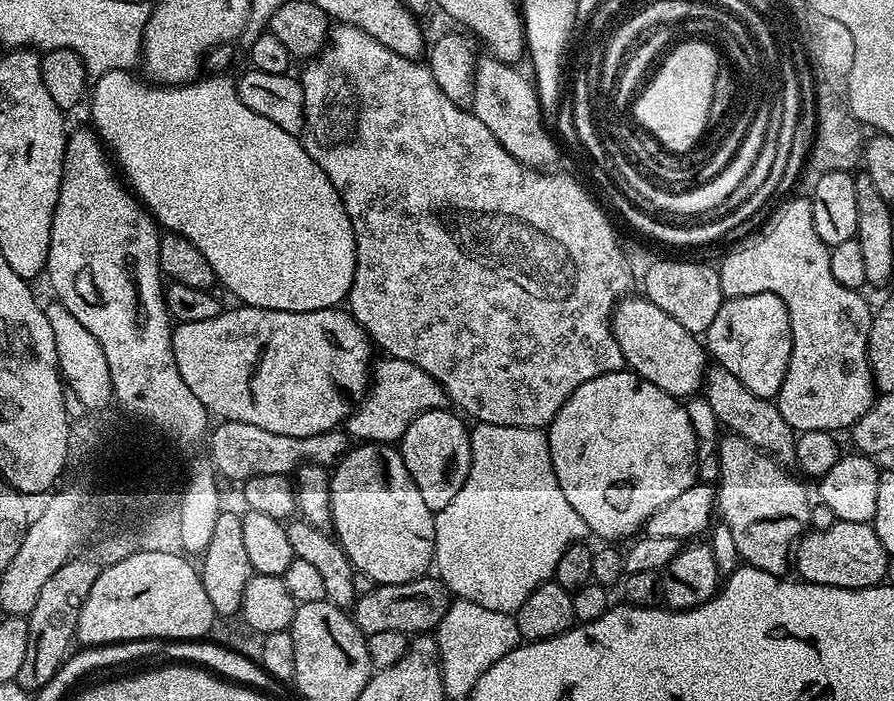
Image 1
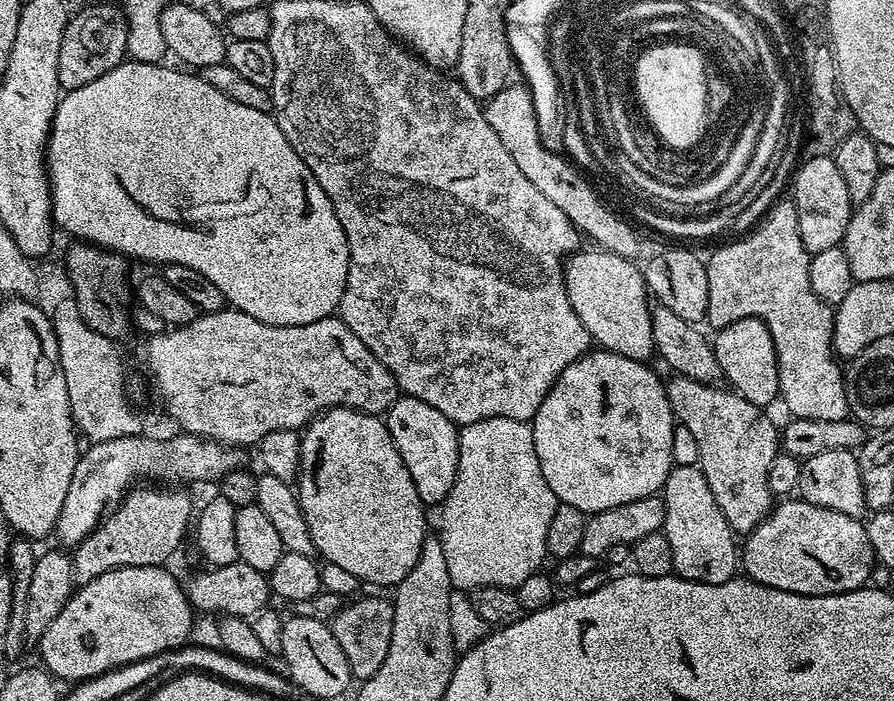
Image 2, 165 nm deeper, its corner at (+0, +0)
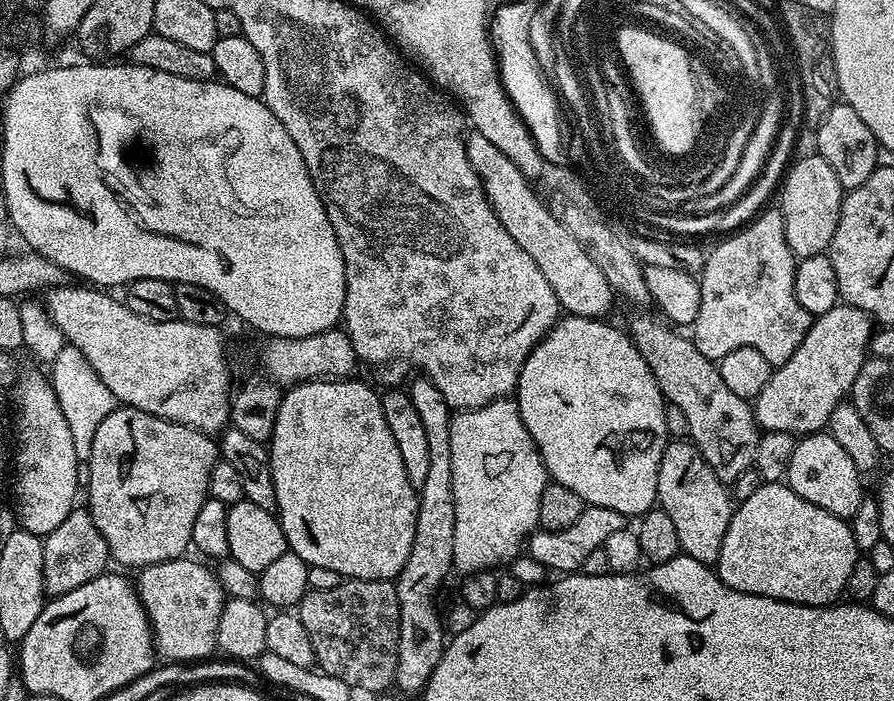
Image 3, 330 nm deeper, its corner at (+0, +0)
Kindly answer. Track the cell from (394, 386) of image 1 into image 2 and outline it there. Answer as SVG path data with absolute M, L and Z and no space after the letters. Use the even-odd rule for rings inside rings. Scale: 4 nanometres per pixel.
M225 306L220 312L206 312L197 315L194 322L183 324L181 328L161 330L147 337L148 345L144 348L144 364L152 375L152 384L164 403L164 408L176 419L177 429L183 430L189 436L202 436L206 440L216 440L219 444L230 444L233 446L245 446L244 444L259 445L261 438L271 432L294 432L303 430L316 419L317 416L328 411L329 408L353 408L359 412L365 412L371 416L380 416L387 413L388 408L395 402L397 396L401 395L400 387L396 379L366 350L366 342L346 326L339 315L333 314L322 318L318 322L310 322L306 326L270 326L258 322L258 318L250 318L250 314L240 312L237 308Z

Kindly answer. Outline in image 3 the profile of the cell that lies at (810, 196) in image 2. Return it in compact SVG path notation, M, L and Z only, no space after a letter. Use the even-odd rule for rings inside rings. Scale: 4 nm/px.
M809 154L798 160L783 177L778 192L778 207L786 226L786 242L797 261L801 261L811 256L825 255L831 249L846 190L838 182L838 174L834 174L834 170L821 156Z

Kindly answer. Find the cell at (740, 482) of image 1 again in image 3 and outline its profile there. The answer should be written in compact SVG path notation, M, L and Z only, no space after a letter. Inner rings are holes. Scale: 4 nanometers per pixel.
M648 310L641 311L636 314L640 316L626 324L633 346L642 358L646 358L646 366L650 366L650 374L654 374L665 401L680 411L688 427L687 435L702 458L706 458L710 470L714 470L716 477L722 481L736 480L742 470L753 467L755 448L762 433L753 405L731 392L726 382L722 382L719 367L706 358L706 354L701 354L687 335L679 336L675 327L661 322L655 315L652 317L650 313Z

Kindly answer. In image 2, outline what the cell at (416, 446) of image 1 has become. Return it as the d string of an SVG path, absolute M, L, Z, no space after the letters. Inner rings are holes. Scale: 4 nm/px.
M403 394L388 408L386 423L398 454L402 454L402 462L406 462L406 470L410 470L410 478L414 478L414 490L418 490L420 501L426 506L443 505L458 474L460 433L457 425L446 418L446 414L434 410L434 406L426 406L426 402Z

